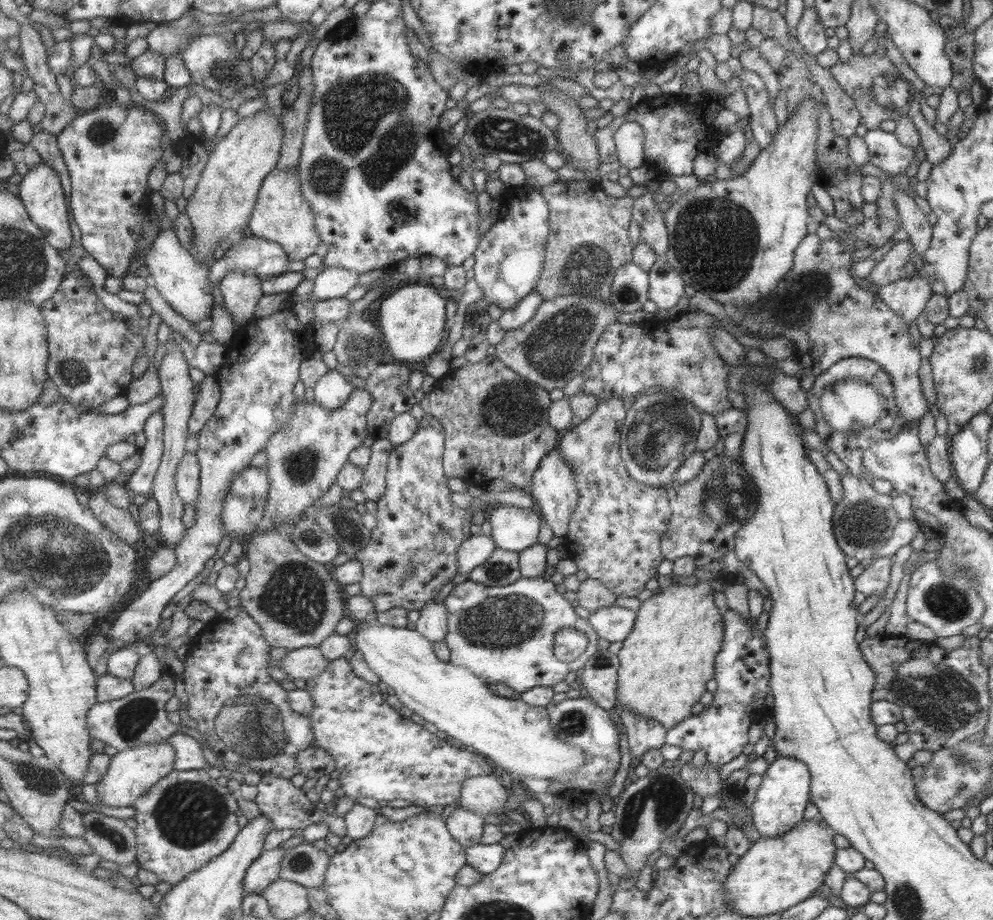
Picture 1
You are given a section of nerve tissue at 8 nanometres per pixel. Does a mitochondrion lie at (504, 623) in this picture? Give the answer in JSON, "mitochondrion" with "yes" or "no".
{"mitochondrion":"yes"}

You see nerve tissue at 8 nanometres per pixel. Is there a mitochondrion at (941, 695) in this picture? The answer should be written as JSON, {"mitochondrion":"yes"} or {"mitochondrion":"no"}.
{"mitochondrion":"yes"}

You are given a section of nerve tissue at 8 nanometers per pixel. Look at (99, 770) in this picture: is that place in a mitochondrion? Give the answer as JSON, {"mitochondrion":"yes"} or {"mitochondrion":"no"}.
{"mitochondrion":"no"}

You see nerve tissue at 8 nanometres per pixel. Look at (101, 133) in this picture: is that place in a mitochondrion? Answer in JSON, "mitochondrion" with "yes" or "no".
{"mitochondrion":"yes"}

